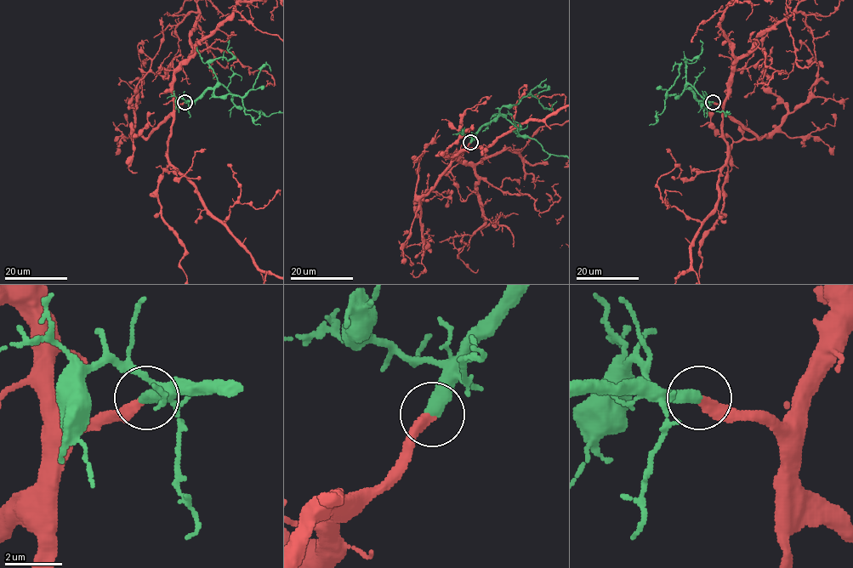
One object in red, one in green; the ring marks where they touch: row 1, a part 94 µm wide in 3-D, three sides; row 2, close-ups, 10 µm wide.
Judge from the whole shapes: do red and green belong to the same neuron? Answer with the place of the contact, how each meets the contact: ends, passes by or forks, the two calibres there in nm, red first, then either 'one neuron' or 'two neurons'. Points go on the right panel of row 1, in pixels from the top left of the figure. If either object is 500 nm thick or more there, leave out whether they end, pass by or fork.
(713, 102) | red ends | green ends | 360/480 nm | one neuron

